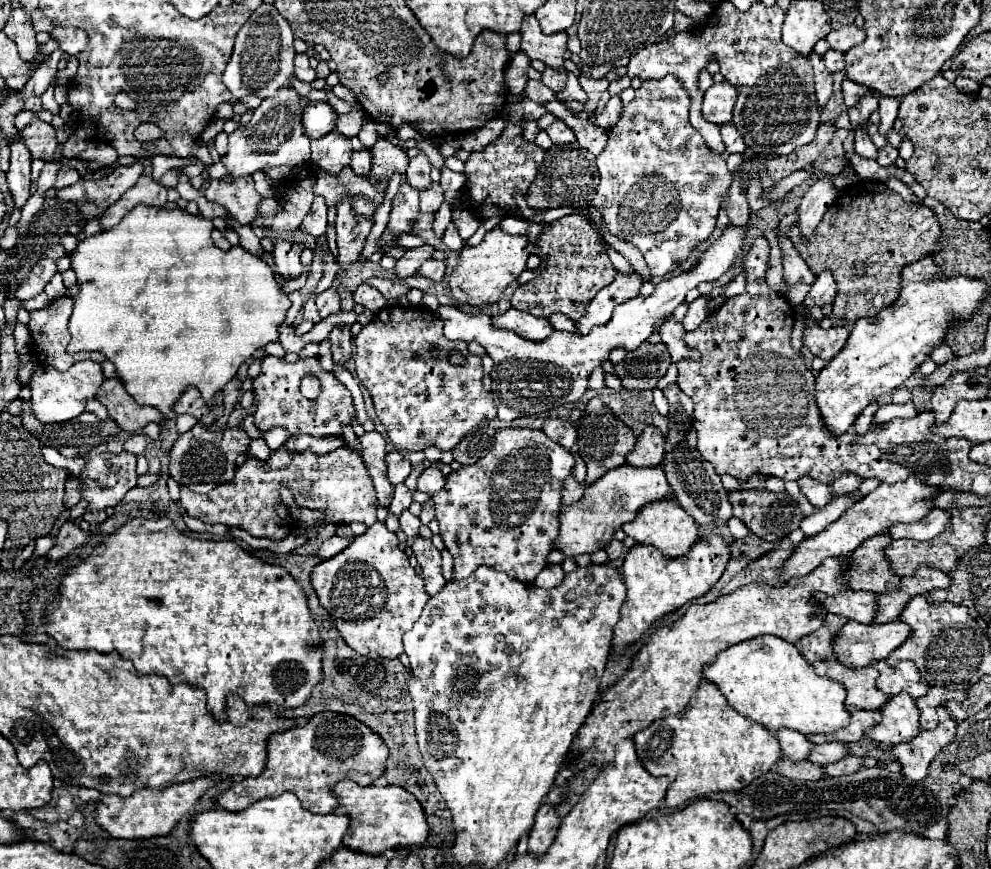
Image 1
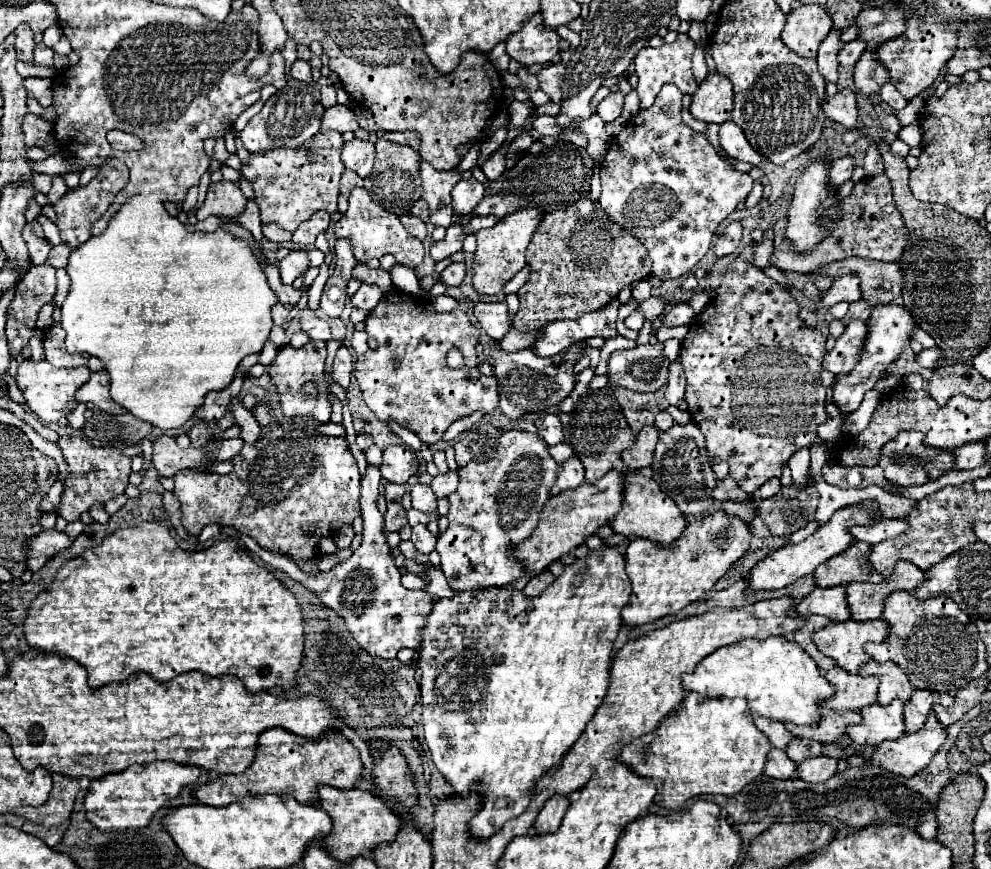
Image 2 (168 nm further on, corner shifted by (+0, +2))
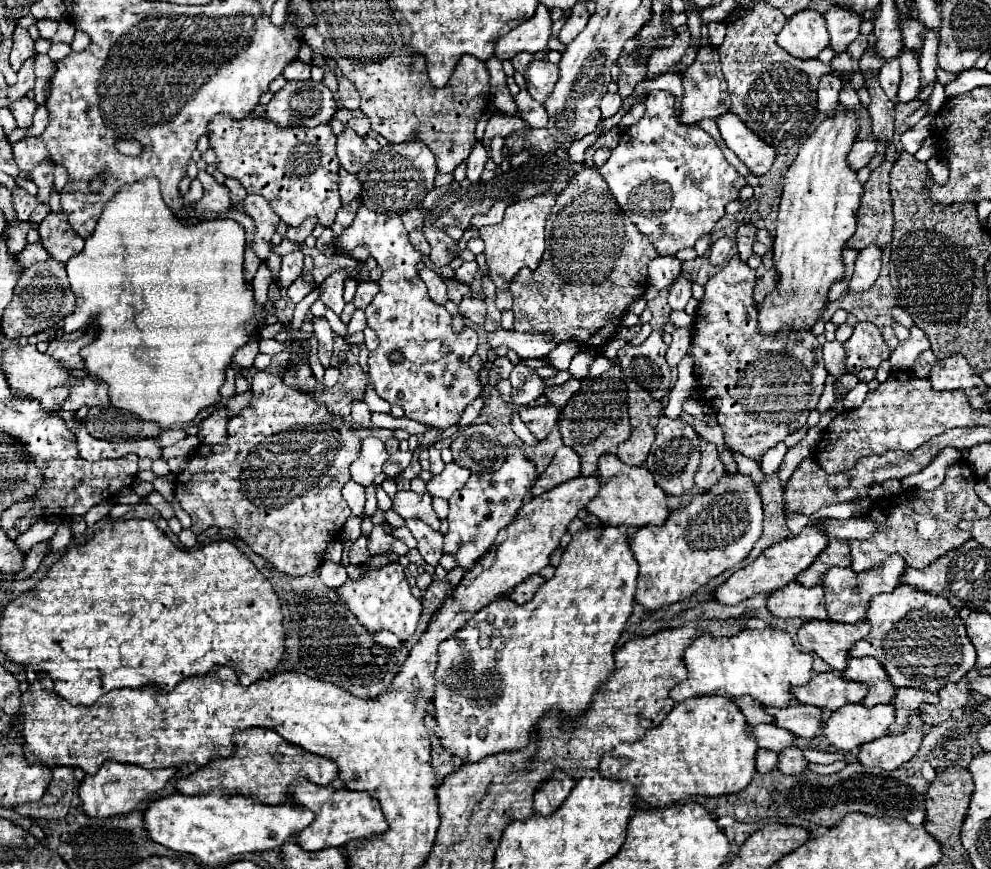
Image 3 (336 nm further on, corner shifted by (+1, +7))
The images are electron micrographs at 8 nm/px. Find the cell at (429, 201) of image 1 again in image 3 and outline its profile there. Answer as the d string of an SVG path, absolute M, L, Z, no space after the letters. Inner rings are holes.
M415 207L413 211L407 211L401 215L401 221L405 225L407 231L413 231L413 229L421 229L425 219L421 219L421 207Z

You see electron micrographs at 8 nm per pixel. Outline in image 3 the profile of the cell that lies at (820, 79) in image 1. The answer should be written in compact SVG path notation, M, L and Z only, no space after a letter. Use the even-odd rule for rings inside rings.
M831 7L825 13L825 21L827 21L827 31L831 35L829 47L835 51L835 55L839 55L859 35L861 17L857 13L853 13L853 11L849 11L849 9Z

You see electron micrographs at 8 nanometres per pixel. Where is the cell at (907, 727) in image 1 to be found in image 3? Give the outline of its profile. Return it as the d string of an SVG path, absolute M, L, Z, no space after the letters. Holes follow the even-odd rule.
M863 703L845 705L831 713L825 721L825 737L837 751L851 751L853 747L861 747L869 741L875 741L889 733L889 725L895 719L895 707L875 705L865 707Z

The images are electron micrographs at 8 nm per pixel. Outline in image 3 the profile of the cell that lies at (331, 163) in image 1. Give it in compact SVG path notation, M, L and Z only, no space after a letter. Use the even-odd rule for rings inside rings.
M217 115L207 131L213 151L217 153L217 169L227 175L235 177L243 183L247 193L261 195L269 201L271 209L287 223L287 225L301 225L307 217L317 215L321 225L329 227L333 225L335 213L341 207L339 199L339 185L337 185L337 175L339 175L339 159L335 155L335 135L329 125L317 125L313 129L307 127L289 127L289 129L279 129L273 123L265 121L263 117L245 117L241 121Z

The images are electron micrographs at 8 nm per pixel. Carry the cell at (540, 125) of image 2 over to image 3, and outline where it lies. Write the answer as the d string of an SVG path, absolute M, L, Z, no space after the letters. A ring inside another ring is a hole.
M521 89L519 95L515 95L517 101L517 109L521 111L521 119L525 119L531 127L545 127L545 123L549 123L549 115L545 115L545 107L541 103L537 103L527 89Z

